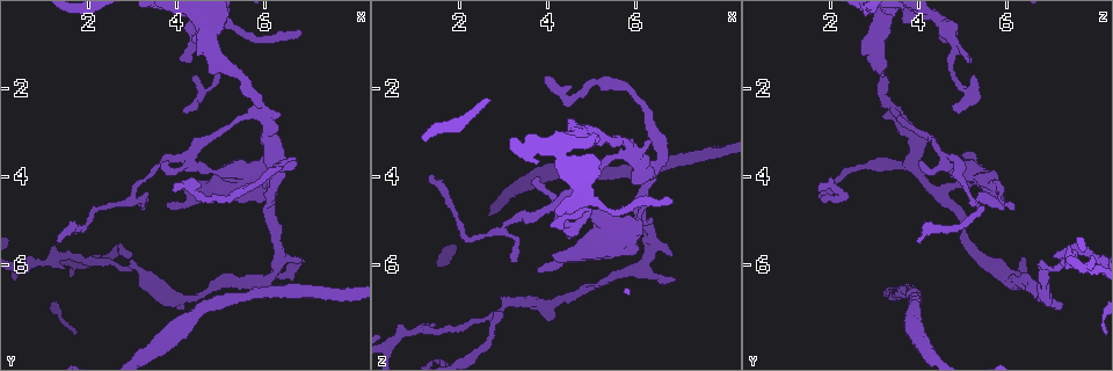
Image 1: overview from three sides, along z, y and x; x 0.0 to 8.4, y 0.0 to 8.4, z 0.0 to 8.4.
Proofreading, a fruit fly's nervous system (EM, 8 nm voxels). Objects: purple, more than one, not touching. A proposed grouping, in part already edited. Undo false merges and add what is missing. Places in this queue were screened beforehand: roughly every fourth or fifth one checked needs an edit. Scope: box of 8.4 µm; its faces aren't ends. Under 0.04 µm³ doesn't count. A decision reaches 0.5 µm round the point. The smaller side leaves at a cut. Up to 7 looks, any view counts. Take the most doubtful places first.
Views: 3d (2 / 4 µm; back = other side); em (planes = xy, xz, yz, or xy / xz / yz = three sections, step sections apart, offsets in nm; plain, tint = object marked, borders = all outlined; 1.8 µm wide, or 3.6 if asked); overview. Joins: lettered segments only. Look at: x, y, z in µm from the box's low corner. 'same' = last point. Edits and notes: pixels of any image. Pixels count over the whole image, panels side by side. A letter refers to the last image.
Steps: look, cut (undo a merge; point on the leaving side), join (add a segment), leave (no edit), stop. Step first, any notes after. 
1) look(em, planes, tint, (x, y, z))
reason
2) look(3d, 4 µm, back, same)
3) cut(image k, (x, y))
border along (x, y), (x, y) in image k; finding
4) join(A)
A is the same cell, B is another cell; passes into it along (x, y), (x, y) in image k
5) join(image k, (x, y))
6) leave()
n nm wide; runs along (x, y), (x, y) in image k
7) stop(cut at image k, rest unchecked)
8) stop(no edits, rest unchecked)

look(3d, 4 µm, (4.00, 4.35, 1.75))
long arm stops here

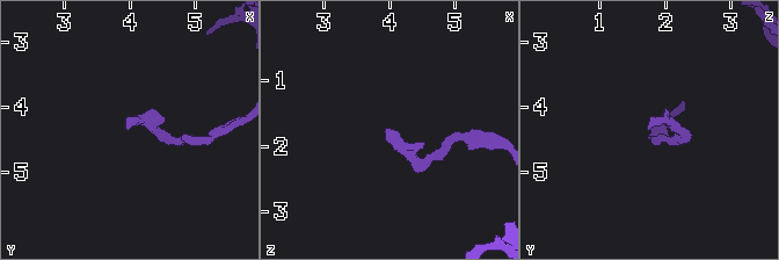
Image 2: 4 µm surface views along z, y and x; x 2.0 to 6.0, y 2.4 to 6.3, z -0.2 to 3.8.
look(em, xz, step 8, borders, (3.95, 4.30, 1.75))

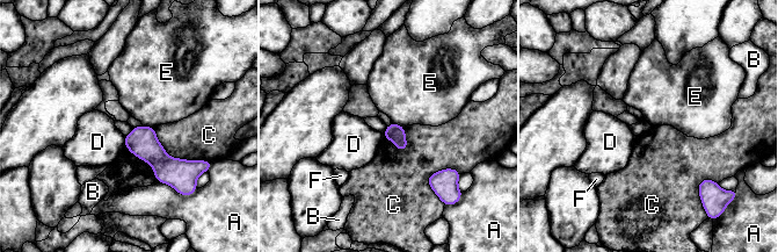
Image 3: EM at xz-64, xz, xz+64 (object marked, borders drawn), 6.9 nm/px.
leave()
A, B, C, D, E and F are other cells; border along (143, 124), (154, 128) in image 3; no lettered segment goes on from it

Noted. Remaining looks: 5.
look(3d, 2 µm, (4.55, 3.80, 4.70))
touches itself

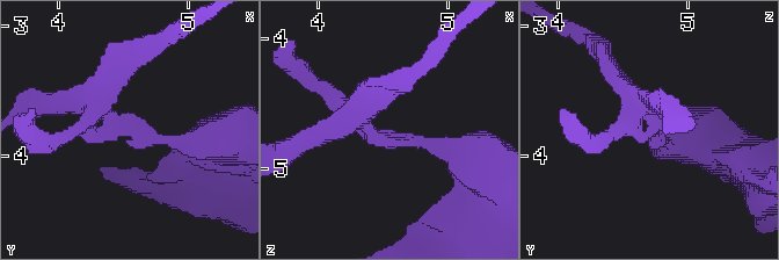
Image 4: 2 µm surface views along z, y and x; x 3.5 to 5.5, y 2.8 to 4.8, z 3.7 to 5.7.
look(em, planes, borders, (4.52, 3.88, 4.68))
shape alone is not enough

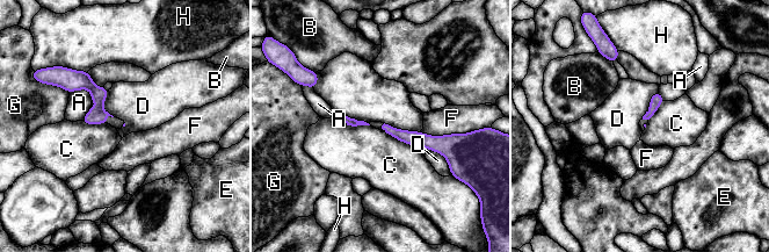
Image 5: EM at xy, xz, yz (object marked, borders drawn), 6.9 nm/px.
leave()
A, B, C, D, E, F, G and H are other cells; runs along (385, 127), (407, 137), (448, 141) in image 5; continuous, no second neuron

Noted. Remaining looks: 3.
look(3d, 2 µm, (6.15, 3.50, 5.20))
branch stops here

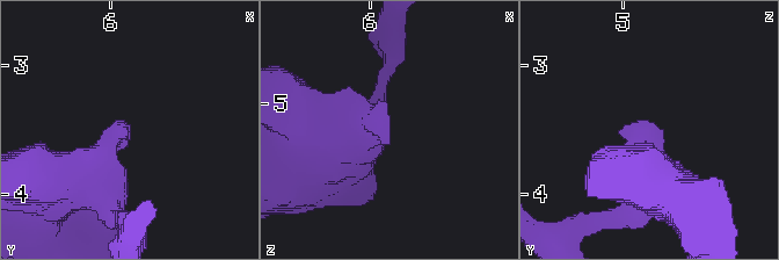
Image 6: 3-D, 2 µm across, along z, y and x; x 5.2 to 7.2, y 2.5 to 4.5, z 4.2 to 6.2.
look(em, planes, borders, (6.16, 3.50, 5.22))
shape alone is not enough

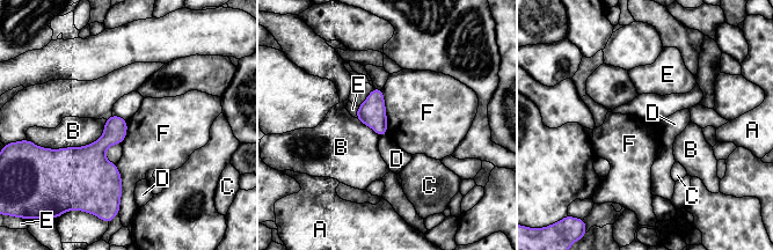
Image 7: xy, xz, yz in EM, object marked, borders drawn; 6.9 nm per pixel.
leave()
A, B, C, D, E and F are other cells; no lettered segment goes on from it

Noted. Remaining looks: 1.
stop(no edits, rest unchecked)

